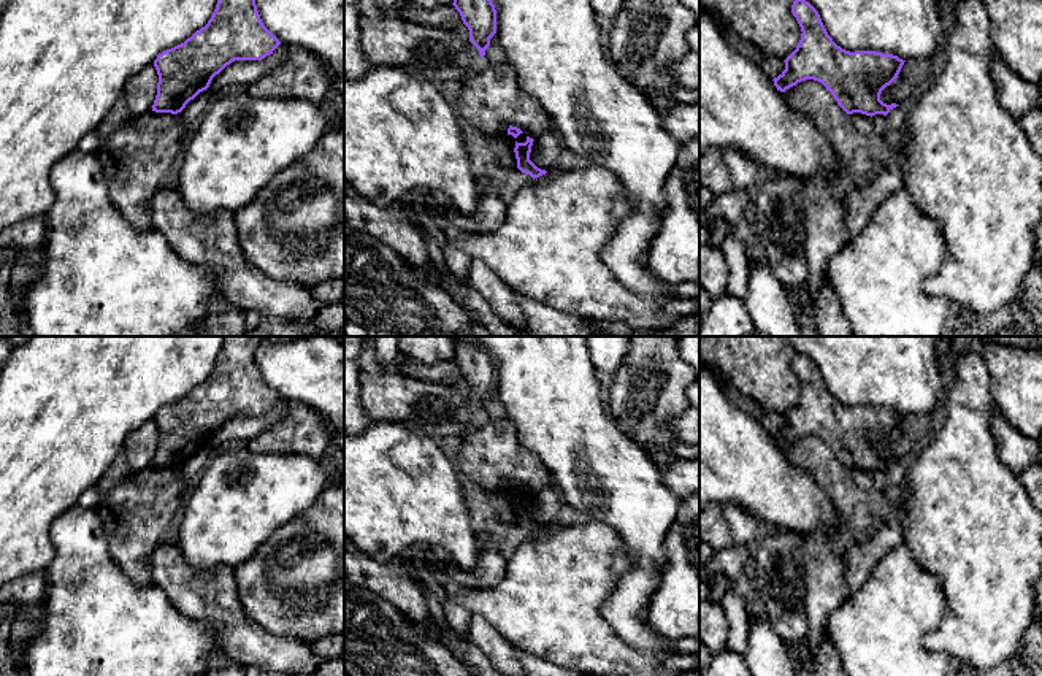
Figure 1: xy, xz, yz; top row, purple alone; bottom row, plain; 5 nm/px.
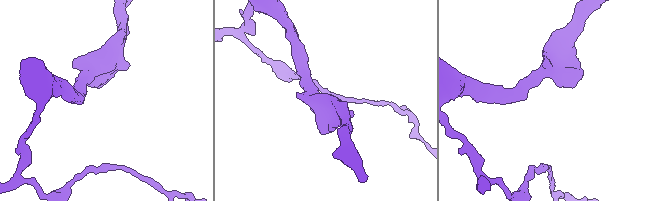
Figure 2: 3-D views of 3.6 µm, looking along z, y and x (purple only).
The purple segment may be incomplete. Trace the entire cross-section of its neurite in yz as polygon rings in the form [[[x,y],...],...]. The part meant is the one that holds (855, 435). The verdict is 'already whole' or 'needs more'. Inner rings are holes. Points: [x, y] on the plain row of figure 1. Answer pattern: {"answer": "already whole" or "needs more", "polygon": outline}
{"answer": "already whole", "polygon": [[[795,354],[791,368],[801,382],[801,395],[796,405],[783,416],[785,425],[774,433],[777,446],[785,447],[801,436],[814,435],[822,438],[834,452],[837,460],[847,468],[861,468],[866,471],[887,471],[896,459],[887,460],[880,455],[882,446],[890,441],[899,430],[906,416],[893,409],[875,406],[845,406],[837,401],[828,390],[818,367],[806,355]]]}

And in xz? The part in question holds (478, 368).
{"answer": "already whole", "polygon": [[[454,336],[454,362],[469,386],[469,397],[479,405],[484,414],[490,394],[496,389],[496,365],[492,355],[479,348],[471,338]]]}

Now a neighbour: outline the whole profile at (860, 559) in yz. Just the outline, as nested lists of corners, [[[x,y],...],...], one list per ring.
[[[890,497],[890,503],[890,519],[877,524],[869,535],[855,540],[842,555],[847,597],[860,590],[880,559],[904,541],[906,509],[893,497]]]

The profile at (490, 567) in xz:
[[[493,546],[479,554],[471,570],[460,568],[444,555],[441,555],[439,562],[454,582],[477,589],[496,586],[504,578],[508,565],[508,560]]]

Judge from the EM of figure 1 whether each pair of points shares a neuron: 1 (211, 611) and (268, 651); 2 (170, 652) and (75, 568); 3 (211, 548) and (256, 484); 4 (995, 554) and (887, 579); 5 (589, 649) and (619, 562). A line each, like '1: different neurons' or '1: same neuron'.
1: same neuron
2: same neuron
3: same neuron
4: different neurons
5: same neuron

